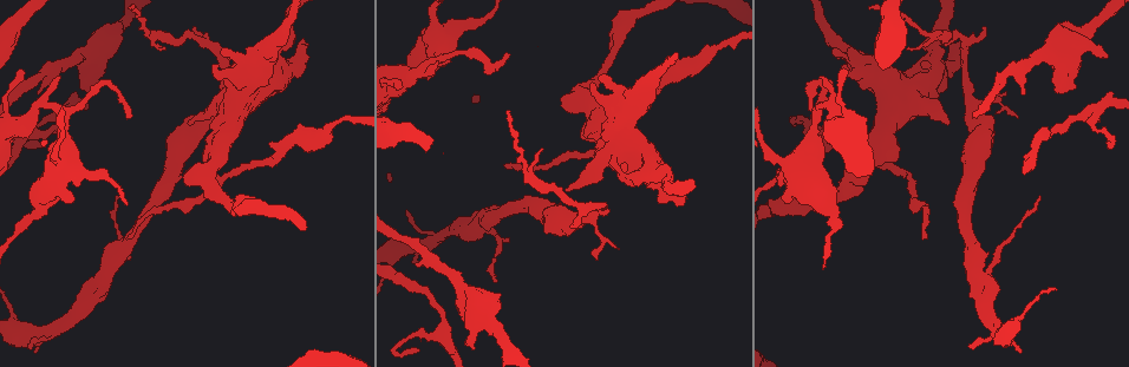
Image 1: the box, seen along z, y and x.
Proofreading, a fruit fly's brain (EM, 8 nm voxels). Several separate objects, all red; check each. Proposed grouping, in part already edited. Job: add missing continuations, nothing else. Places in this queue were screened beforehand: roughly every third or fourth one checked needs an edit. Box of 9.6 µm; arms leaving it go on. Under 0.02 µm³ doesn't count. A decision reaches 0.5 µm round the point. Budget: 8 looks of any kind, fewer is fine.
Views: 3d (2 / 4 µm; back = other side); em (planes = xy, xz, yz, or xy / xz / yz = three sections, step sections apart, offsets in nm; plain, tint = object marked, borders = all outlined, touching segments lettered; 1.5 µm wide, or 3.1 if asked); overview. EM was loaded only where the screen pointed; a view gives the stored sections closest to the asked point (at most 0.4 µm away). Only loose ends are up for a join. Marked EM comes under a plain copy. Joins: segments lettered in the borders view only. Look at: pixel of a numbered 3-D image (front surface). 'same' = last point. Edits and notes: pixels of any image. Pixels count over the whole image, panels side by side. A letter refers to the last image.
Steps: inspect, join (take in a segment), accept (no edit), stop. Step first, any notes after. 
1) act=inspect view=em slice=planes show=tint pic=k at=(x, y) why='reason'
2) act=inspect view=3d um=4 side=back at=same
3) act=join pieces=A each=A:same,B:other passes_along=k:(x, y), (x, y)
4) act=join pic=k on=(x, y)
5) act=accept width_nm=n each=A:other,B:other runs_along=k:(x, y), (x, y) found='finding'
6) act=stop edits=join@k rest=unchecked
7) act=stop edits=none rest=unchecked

act=inspect view=3d um=4 pic=1 at=(1004, 93) why='thin end'

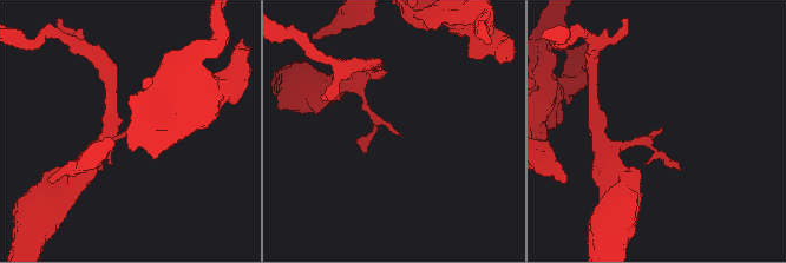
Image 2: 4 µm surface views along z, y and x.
act=inspect view=em slice=planes show=borders pic=2 at=(401, 136) why='need the tissue'

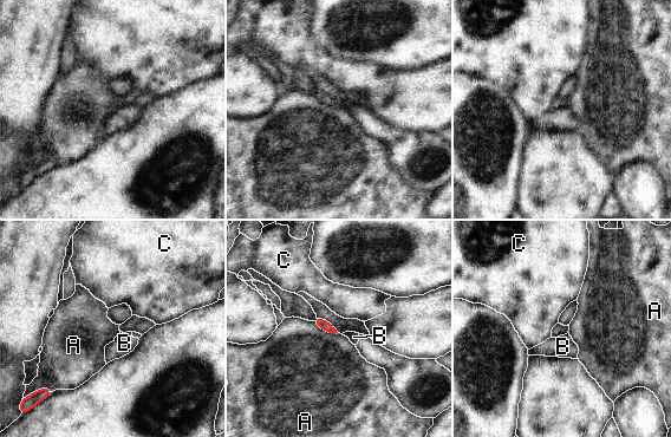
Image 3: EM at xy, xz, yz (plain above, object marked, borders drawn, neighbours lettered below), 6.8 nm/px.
act=accept width_nm=70 each=A:other,B:other,C:other border=3:(312, 321), (323, 330), (339, 334) found='none of them fits'

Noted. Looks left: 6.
act=inspect view=em slice=xz step=8 show=tint pic=1 at=(923, 239) why='end of a long branch'

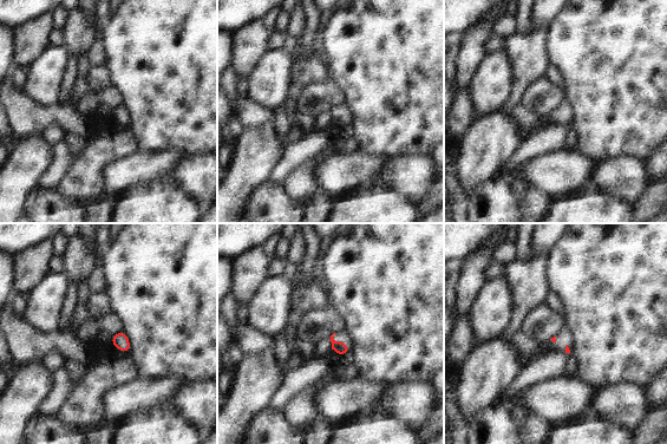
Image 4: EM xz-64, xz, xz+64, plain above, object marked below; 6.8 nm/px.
act=inspect view=em slice=planes show=borders at=same

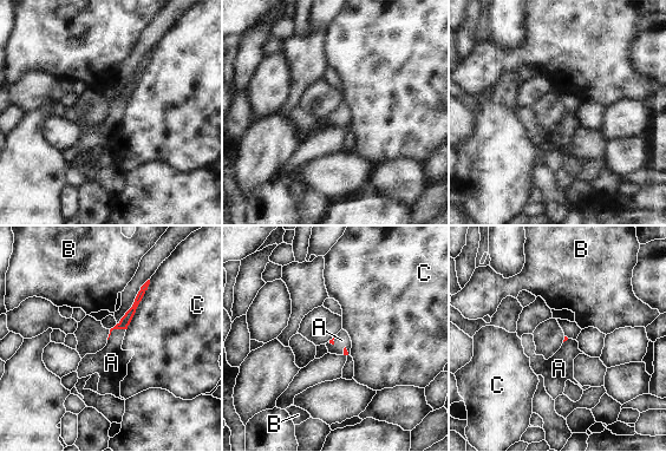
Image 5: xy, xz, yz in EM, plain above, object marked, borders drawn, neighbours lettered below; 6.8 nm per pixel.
act=join pic=5 on=(111, 362) longest_contact=C:380nm each=A:same,B:other,C:other passes_along=5:(126, 319), (113, 328), (111, 362) found='the cell continues'

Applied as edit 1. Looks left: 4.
act=inspect view=3d um=4 pic=1 at=(418, 263) why='free end'

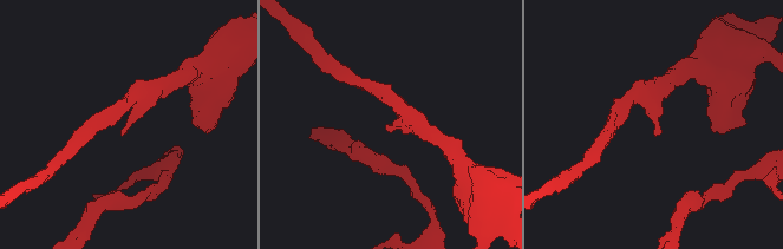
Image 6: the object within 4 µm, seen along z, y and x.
act=inspect view=em slice=planes show=tint pic=6 at=(657, 135) why='now the EM'

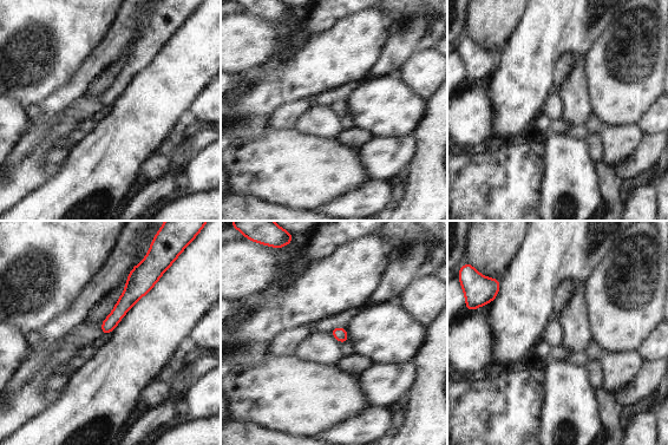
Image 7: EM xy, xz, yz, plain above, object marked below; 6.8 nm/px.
act=inspect view=em slice=planes show=borders at=same why='see the neighbours'

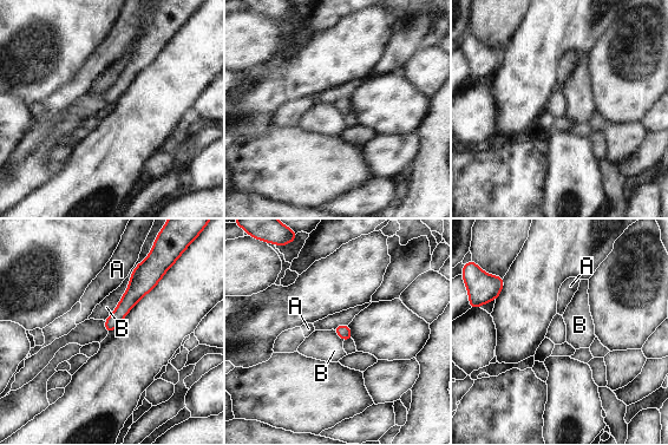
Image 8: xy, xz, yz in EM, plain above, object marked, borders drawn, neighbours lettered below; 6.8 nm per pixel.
act=accept longest_contact=B:500nm each=A:other,B:other border=8:(146, 257), (104, 320) found='none of them fits'

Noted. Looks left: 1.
act=stop edits=join@5 rest=unchecked

